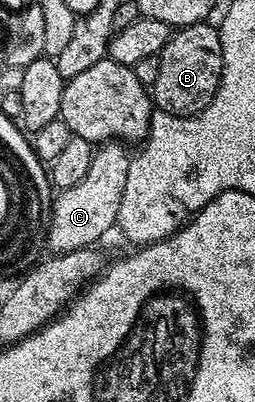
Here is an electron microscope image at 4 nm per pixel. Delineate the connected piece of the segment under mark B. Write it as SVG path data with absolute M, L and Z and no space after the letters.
M212 22L196 23L174 30L167 45L161 50L159 73L151 86L151 98L156 110L172 115L198 115L221 88L223 73L223 45L221 32Z

